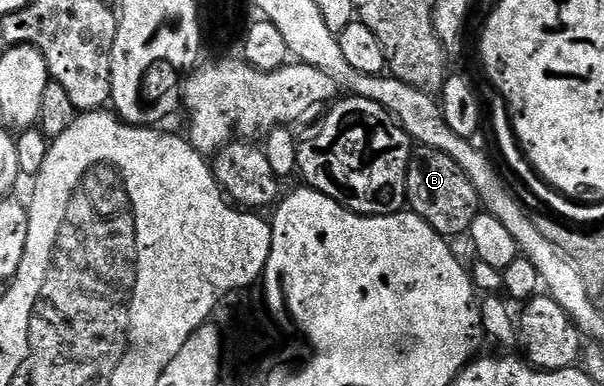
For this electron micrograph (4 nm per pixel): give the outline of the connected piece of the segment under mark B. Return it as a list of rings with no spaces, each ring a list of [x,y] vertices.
[[[419,148],[414,151],[407,173],[407,206],[410,213],[424,218],[438,234],[454,240],[458,234],[466,235],[473,220],[481,213],[481,203],[473,180],[461,172],[457,160],[445,156],[445,152]]]

